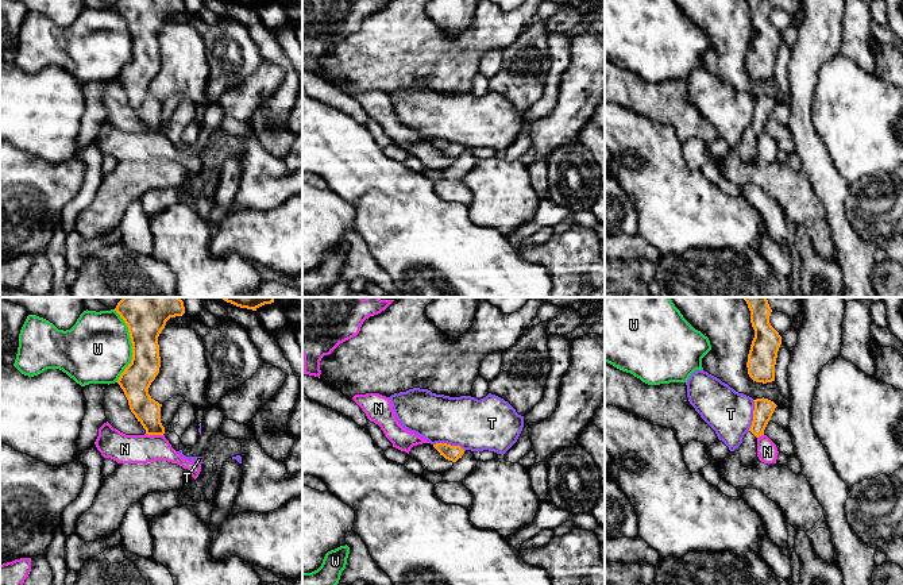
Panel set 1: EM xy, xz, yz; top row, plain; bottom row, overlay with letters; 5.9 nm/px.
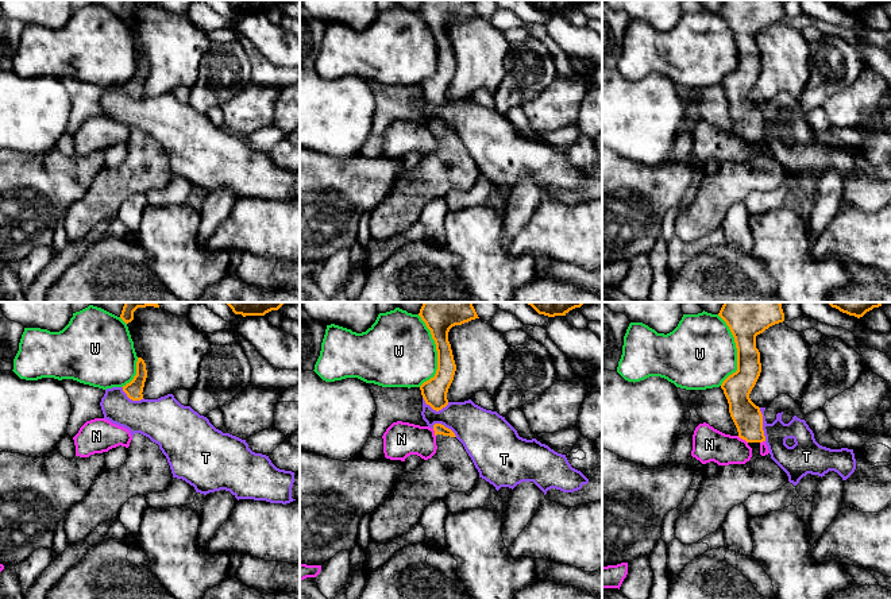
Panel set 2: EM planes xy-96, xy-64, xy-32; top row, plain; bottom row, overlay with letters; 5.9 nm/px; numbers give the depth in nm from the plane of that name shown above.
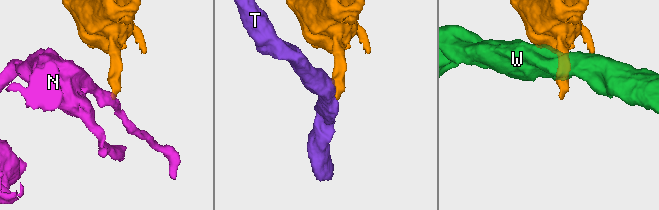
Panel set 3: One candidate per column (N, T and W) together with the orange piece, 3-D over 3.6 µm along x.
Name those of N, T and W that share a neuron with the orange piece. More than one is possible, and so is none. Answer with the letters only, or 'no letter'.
no letter

